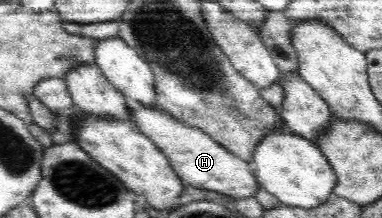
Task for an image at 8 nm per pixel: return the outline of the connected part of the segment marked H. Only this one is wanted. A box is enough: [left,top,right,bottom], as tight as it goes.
[131,103,261,199]

